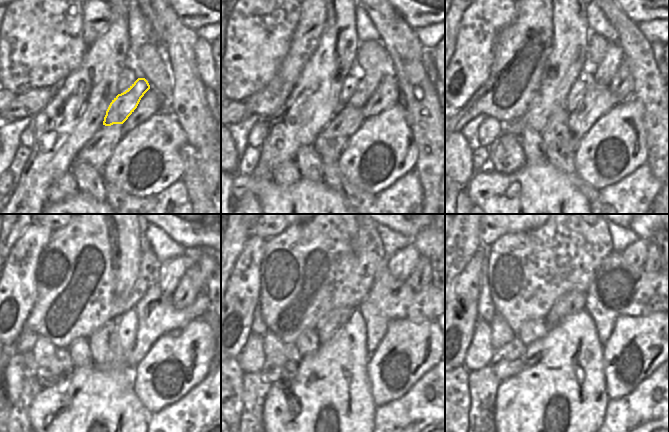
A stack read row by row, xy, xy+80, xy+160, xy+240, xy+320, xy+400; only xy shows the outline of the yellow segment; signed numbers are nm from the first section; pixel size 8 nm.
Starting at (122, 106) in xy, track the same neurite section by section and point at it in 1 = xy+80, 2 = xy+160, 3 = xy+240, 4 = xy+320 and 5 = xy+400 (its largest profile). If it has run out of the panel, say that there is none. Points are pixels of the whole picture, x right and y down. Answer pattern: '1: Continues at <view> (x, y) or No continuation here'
1: Continues at xy+80 (367, 86)
2: Continues at xy+160 (614, 56)
3: Continues at xy+240 (171, 271)
4: Continues at xy+320 (401, 265)
5: Continues at xy+400 (635, 254)

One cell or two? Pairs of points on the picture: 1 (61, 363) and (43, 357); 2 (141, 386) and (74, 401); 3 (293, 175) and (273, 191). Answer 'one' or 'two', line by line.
1: two
2: two
3: two

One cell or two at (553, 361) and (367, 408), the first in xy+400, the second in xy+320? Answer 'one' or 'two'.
one

